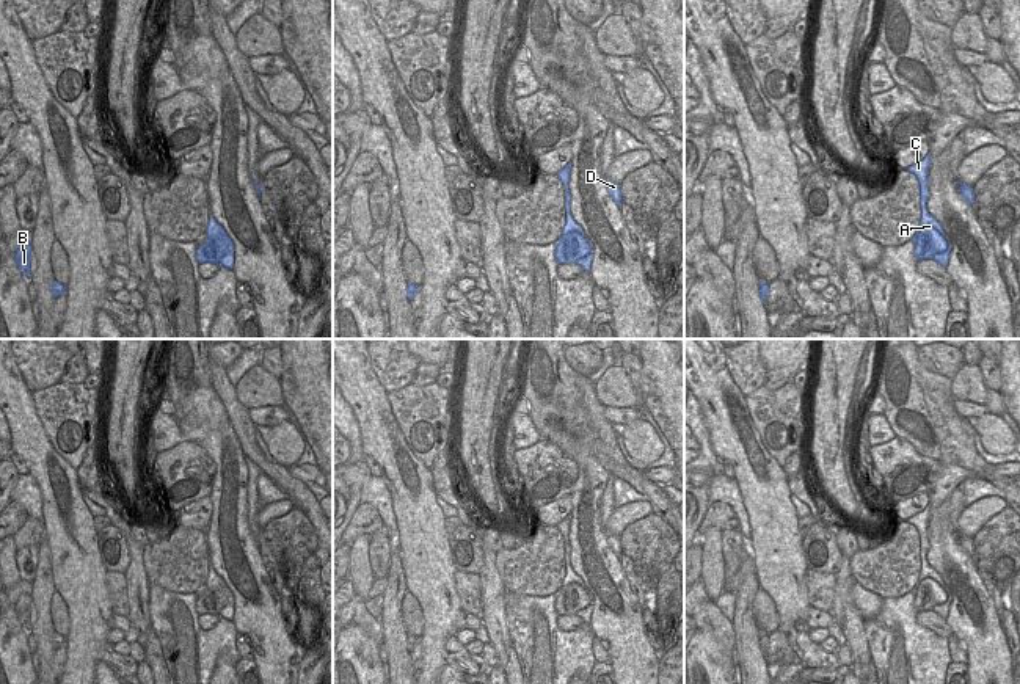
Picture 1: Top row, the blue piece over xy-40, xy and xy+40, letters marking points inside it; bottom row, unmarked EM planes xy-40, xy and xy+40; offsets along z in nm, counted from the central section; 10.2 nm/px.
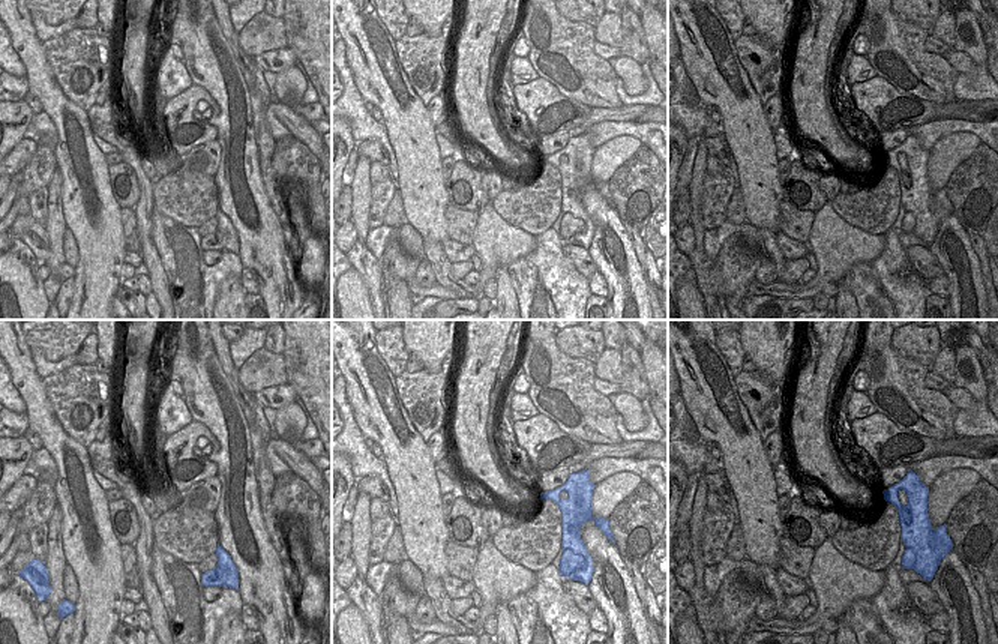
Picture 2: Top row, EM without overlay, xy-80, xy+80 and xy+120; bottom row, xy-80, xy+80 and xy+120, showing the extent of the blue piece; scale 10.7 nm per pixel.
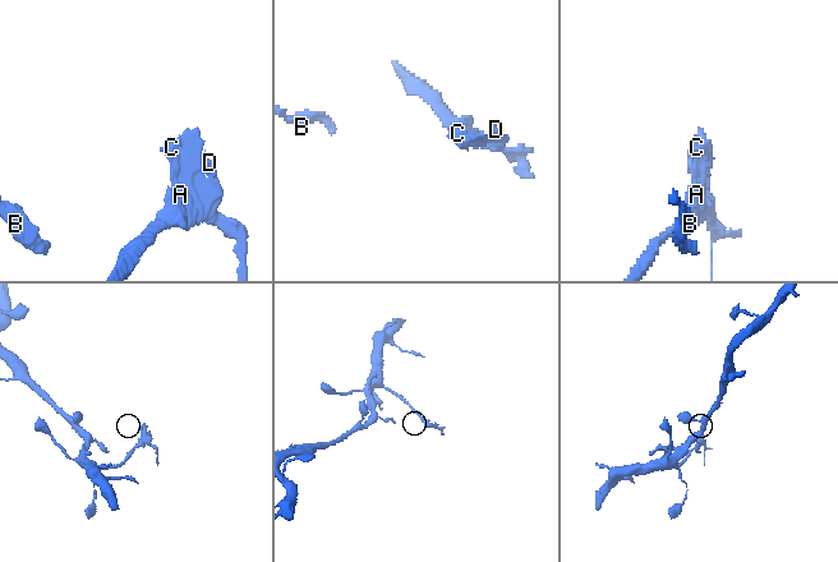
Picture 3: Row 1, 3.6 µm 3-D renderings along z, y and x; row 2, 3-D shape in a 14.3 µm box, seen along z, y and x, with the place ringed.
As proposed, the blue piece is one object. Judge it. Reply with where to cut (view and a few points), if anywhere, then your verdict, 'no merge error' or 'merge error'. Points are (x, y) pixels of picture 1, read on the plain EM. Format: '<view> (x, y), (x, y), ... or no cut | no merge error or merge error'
xy+40 (948, 595), (945, 601), (934, 606), (915, 600) | merge error

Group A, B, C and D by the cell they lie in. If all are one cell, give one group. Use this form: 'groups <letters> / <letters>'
groups A C D / B

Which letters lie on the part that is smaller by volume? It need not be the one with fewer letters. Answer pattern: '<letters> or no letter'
A, C, D

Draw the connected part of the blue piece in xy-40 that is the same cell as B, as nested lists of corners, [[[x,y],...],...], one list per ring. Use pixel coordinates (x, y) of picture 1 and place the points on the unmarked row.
[[[20,595],[14,604],[14,612],[20,620],[24,628],[30,628],[30,617],[31,617],[31,595]]]

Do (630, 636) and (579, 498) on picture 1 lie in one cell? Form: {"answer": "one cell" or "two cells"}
{"answer": "one cell"}

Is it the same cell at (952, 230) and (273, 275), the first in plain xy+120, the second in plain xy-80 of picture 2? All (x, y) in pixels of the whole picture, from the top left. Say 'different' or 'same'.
same

